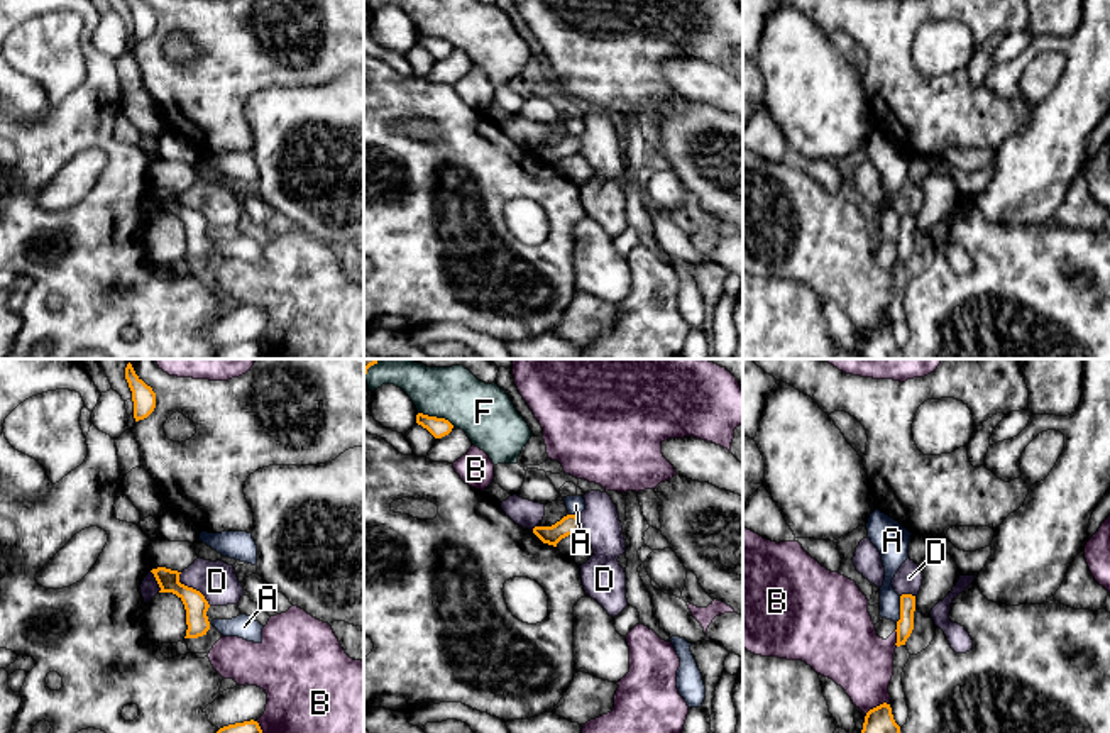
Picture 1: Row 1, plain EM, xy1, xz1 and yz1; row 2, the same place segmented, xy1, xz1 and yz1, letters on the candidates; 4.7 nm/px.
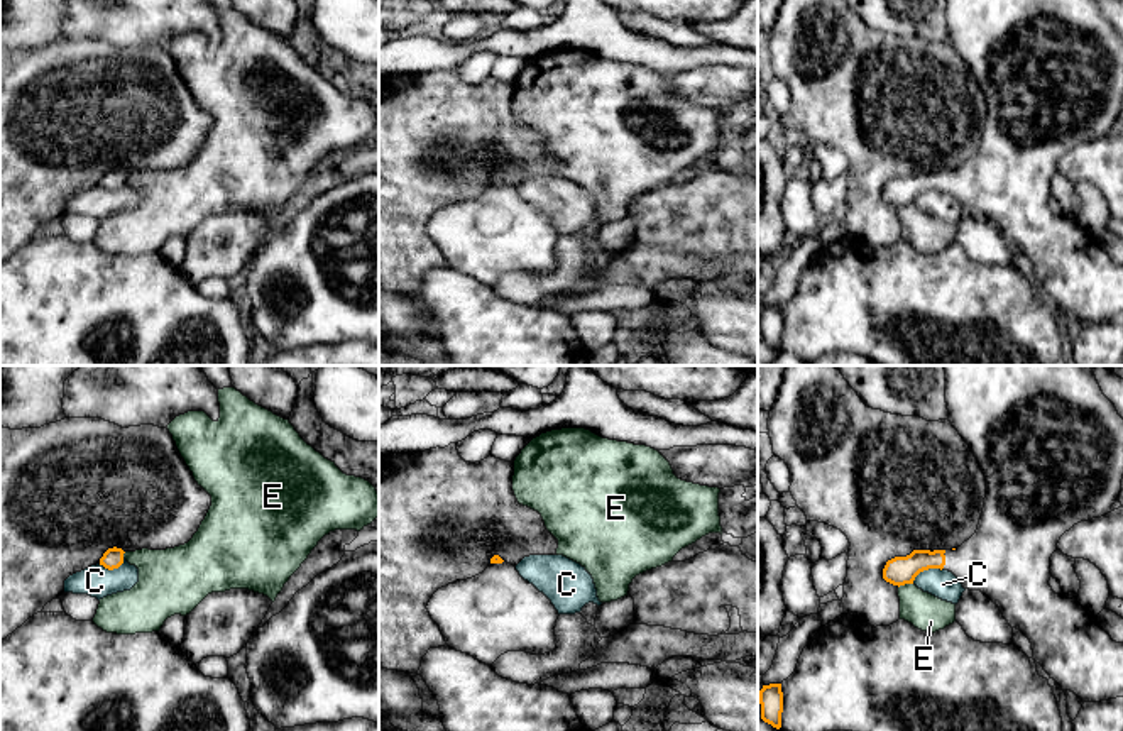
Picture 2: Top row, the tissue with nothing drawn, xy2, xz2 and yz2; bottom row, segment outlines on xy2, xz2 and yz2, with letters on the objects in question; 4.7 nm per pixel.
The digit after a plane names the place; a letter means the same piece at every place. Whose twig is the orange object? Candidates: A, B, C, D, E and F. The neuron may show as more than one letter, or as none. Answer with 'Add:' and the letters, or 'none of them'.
Add: none of them

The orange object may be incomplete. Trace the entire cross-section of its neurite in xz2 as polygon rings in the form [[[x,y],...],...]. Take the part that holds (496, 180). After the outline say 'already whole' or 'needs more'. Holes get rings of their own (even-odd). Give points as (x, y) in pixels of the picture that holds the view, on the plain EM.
[[[499,176],[482,195],[438,210],[426,230],[450,269],[489,288],[507,272],[556,269],[558,232]]]; needs more

